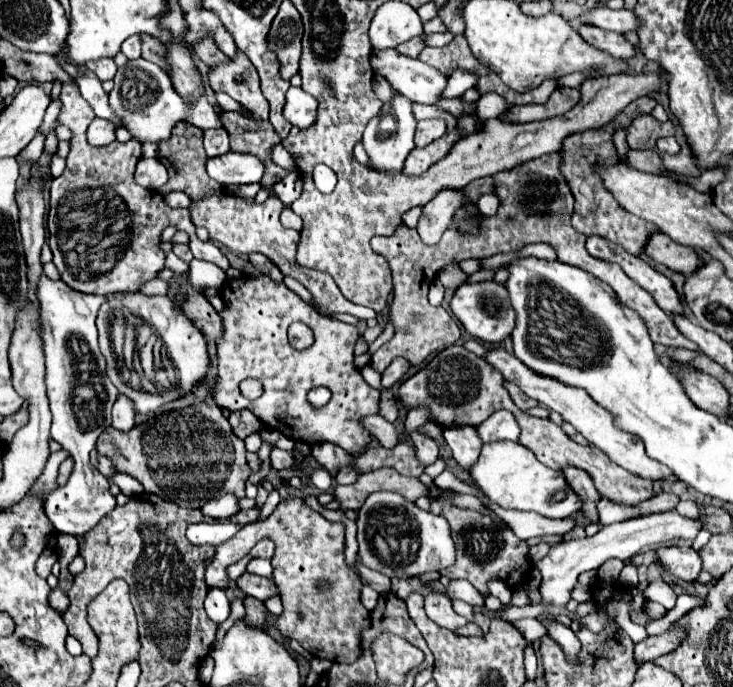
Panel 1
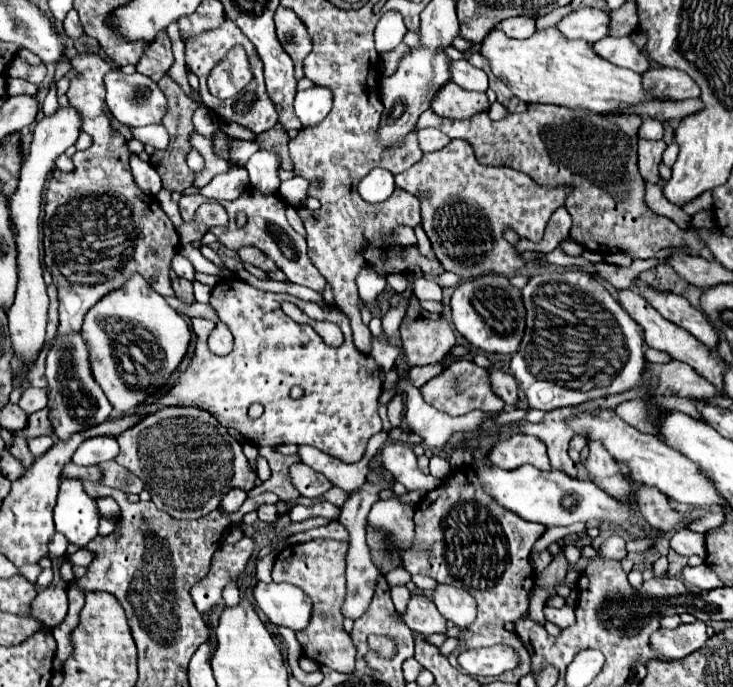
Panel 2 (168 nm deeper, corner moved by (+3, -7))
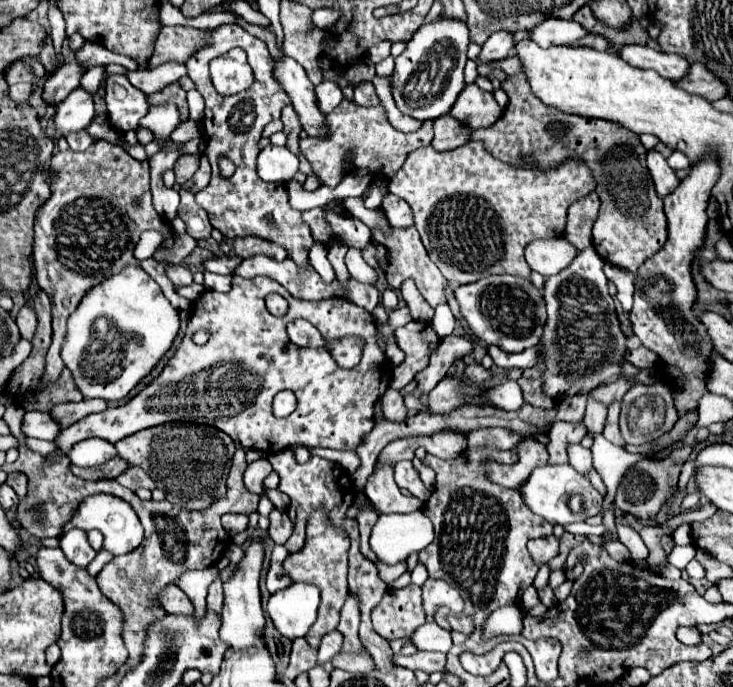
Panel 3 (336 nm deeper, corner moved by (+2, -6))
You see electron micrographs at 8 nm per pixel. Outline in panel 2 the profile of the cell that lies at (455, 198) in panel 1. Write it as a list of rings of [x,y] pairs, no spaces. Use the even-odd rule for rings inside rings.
[[[418,225],[414,231],[416,231],[416,237],[418,237],[418,251],[424,257],[430,257],[432,255],[432,245],[430,245],[430,241],[426,241],[426,233],[424,233],[422,225]]]

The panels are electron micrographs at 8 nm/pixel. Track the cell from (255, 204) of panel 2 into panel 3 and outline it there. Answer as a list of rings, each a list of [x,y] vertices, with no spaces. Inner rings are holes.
[[[221,24],[211,30],[205,44],[191,54],[185,62],[189,78],[195,82],[195,88],[203,96],[205,109],[203,116],[203,136],[207,142],[205,154],[211,160],[211,182],[205,190],[195,194],[195,202],[207,210],[213,228],[221,230],[225,238],[243,238],[243,236],[257,236],[267,242],[279,244],[287,250],[287,256],[301,268],[309,266],[309,250],[313,246],[311,232],[307,224],[301,220],[301,212],[289,206],[289,196],[285,186],[267,184],[257,178],[255,172],[255,158],[259,154],[257,142],[261,138],[263,128],[281,116],[283,106],[289,104],[289,96],[273,82],[273,64],[269,58],[267,44],[251,34],[247,34],[237,24]],[[234,47],[242,47],[249,54],[249,64],[253,64],[255,82],[251,88],[233,94],[221,96],[209,84],[209,60],[216,58]],[[225,156],[235,164],[235,174],[231,178],[223,178],[219,170],[219,158]]]

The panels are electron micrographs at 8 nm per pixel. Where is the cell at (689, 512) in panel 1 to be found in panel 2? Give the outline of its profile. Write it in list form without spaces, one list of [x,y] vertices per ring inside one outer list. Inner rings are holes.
[[[680,529],[674,533],[670,539],[670,549],[674,549],[678,555],[690,557],[698,555],[702,561],[706,559],[706,545],[704,545],[704,535],[702,533],[692,533],[688,529]]]

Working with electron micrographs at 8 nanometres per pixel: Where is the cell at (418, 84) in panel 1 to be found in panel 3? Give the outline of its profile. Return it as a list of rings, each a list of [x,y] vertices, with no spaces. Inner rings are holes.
[[[467,84],[449,110],[449,116],[457,118],[463,126],[485,128],[501,116],[501,108],[491,92],[485,92],[475,84]]]

